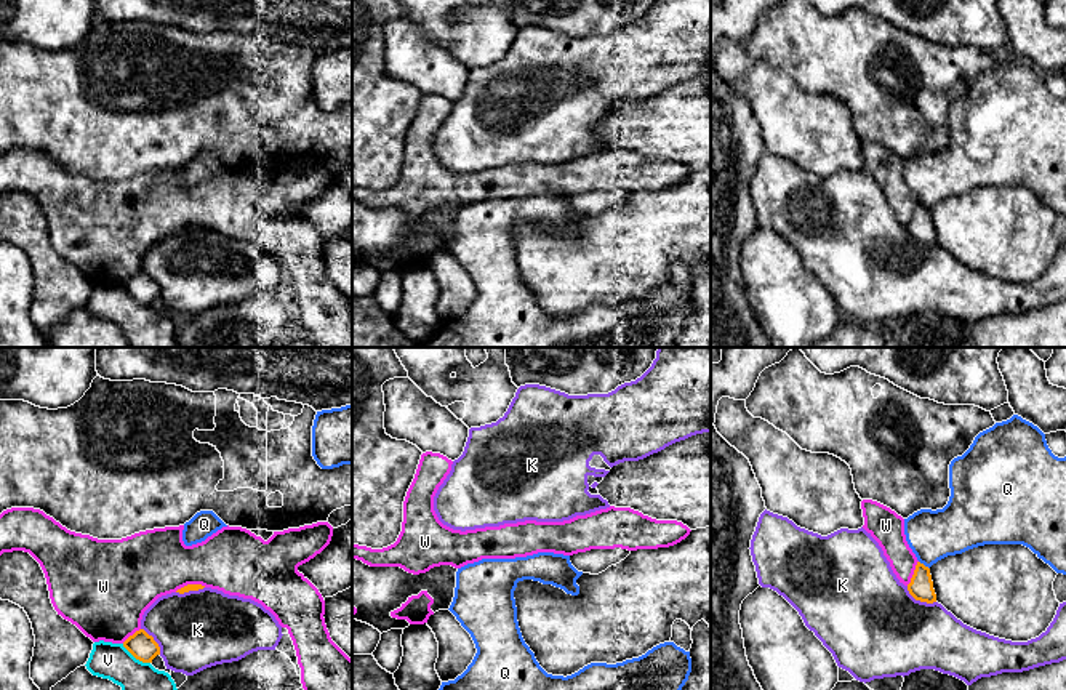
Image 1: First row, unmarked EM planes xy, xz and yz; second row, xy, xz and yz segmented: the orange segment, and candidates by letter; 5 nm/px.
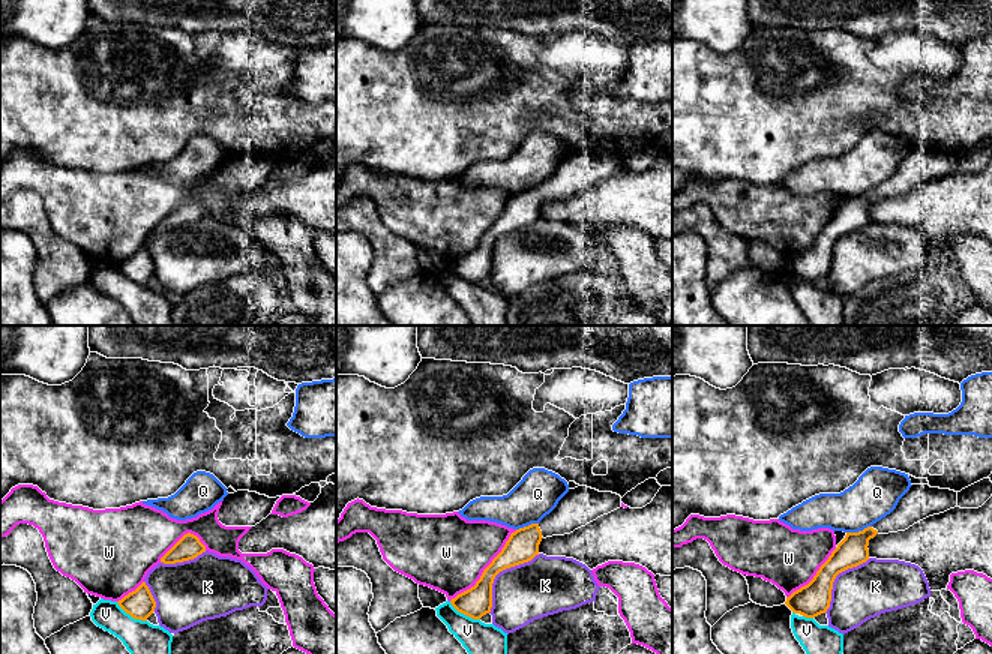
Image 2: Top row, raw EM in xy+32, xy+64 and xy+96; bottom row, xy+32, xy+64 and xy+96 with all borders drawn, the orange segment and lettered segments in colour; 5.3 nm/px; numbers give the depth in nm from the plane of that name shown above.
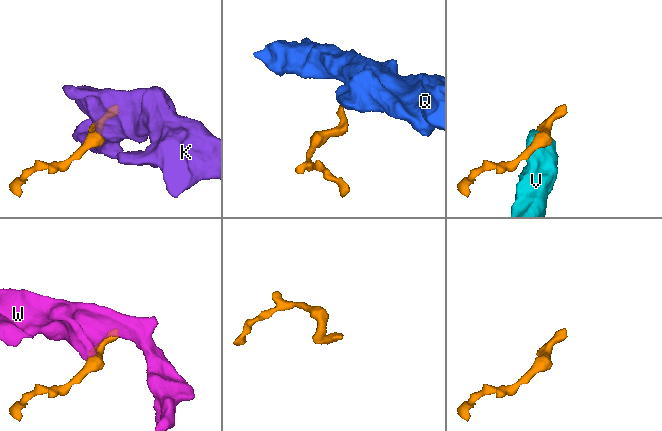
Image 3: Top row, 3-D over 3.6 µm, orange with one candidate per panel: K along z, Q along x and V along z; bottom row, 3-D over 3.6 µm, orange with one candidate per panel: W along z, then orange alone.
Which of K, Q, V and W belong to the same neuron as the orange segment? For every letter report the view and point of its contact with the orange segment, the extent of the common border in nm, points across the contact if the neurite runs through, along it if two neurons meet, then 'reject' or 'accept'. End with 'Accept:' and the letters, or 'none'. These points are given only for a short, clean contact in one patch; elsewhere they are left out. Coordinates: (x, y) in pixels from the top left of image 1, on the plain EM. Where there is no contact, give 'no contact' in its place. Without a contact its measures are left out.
K: contact yz (919, 240); length 170 nm; reject
Q: contact yz (922, 205); length 70 nm; reject
V: contact xy (136, 300); length 170 nm; reject
W: contact xy (189, 226); length 160 nm; reject
Accept: none

